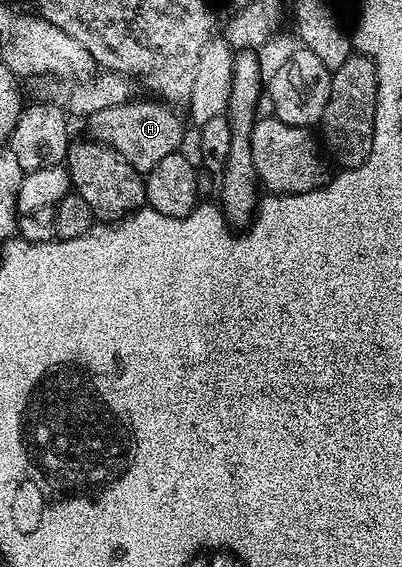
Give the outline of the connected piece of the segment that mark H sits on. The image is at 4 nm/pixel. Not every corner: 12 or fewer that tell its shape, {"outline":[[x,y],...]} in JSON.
{"outline":[[134,98],[87,118],[88,135],[142,174],[178,151],[178,109]]}

